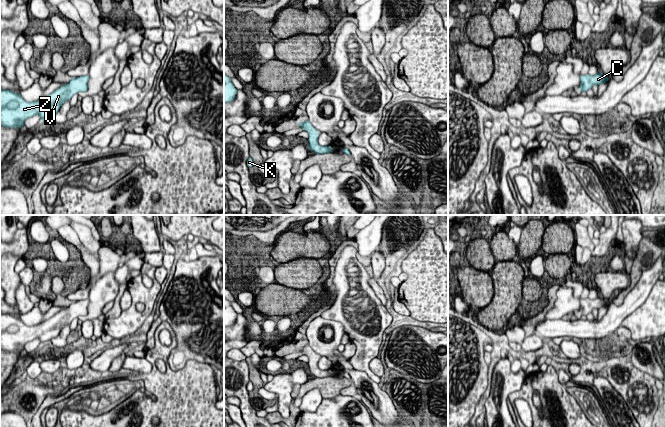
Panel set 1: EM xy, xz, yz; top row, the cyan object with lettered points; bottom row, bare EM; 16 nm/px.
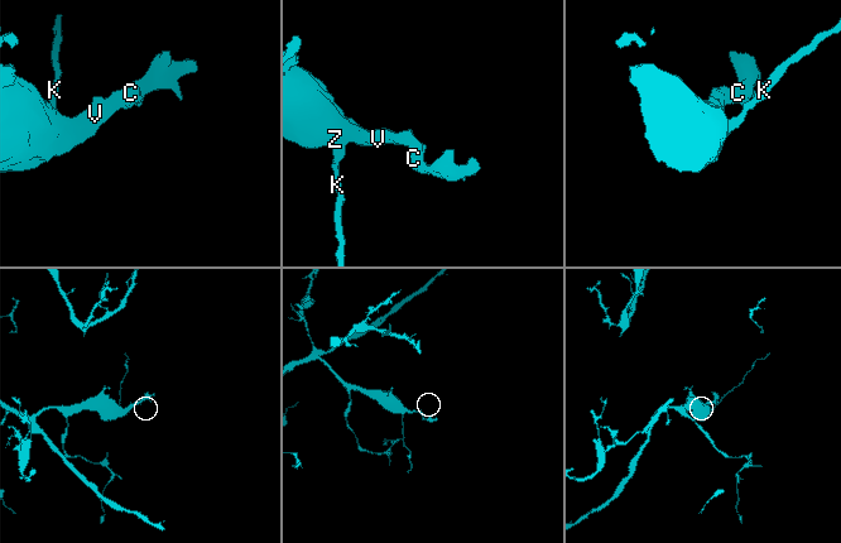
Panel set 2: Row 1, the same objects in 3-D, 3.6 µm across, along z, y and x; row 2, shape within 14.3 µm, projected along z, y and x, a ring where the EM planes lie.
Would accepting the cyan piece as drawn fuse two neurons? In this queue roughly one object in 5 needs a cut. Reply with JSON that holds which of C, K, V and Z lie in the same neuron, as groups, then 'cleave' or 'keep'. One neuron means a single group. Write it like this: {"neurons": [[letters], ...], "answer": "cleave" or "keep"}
{"neurons": [["C", "K", "V", "Z"]], "answer": "keep"}

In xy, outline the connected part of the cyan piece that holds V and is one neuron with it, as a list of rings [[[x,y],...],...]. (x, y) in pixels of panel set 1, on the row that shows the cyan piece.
[[[89,75],[72,78],[67,84],[34,102],[25,101],[20,93],[12,90],[0,90],[0,126],[19,127],[21,130],[25,120],[34,115],[39,115],[42,122],[49,120],[74,94],[88,90],[88,80]]]

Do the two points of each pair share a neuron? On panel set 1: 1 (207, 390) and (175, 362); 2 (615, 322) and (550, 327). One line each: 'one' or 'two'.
1: two
2: one

